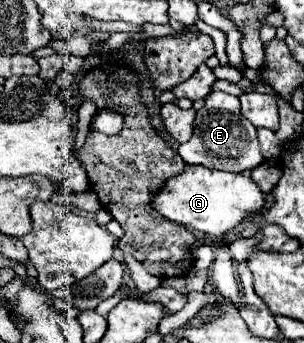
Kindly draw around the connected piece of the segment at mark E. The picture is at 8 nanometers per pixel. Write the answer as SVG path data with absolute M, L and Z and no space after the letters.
M212 92L206 96L204 108L196 112L194 134L188 142L180 144L178 154L186 164L200 164L228 172L252 170L264 162L254 124L248 124L248 120L244 120L244 116L240 114L238 98L224 92Z

